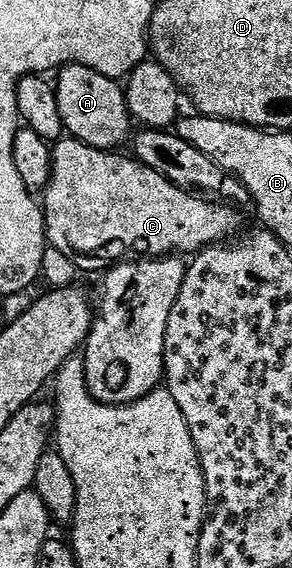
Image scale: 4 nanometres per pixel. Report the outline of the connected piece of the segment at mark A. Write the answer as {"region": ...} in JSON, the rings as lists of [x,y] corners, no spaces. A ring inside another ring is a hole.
{"region":[[[66,64],[57,71],[56,77],[58,114],[69,137],[97,150],[109,151],[121,147],[118,145],[131,137],[130,106],[125,92],[114,83],[117,81],[111,75],[96,72],[92,66]]]}

